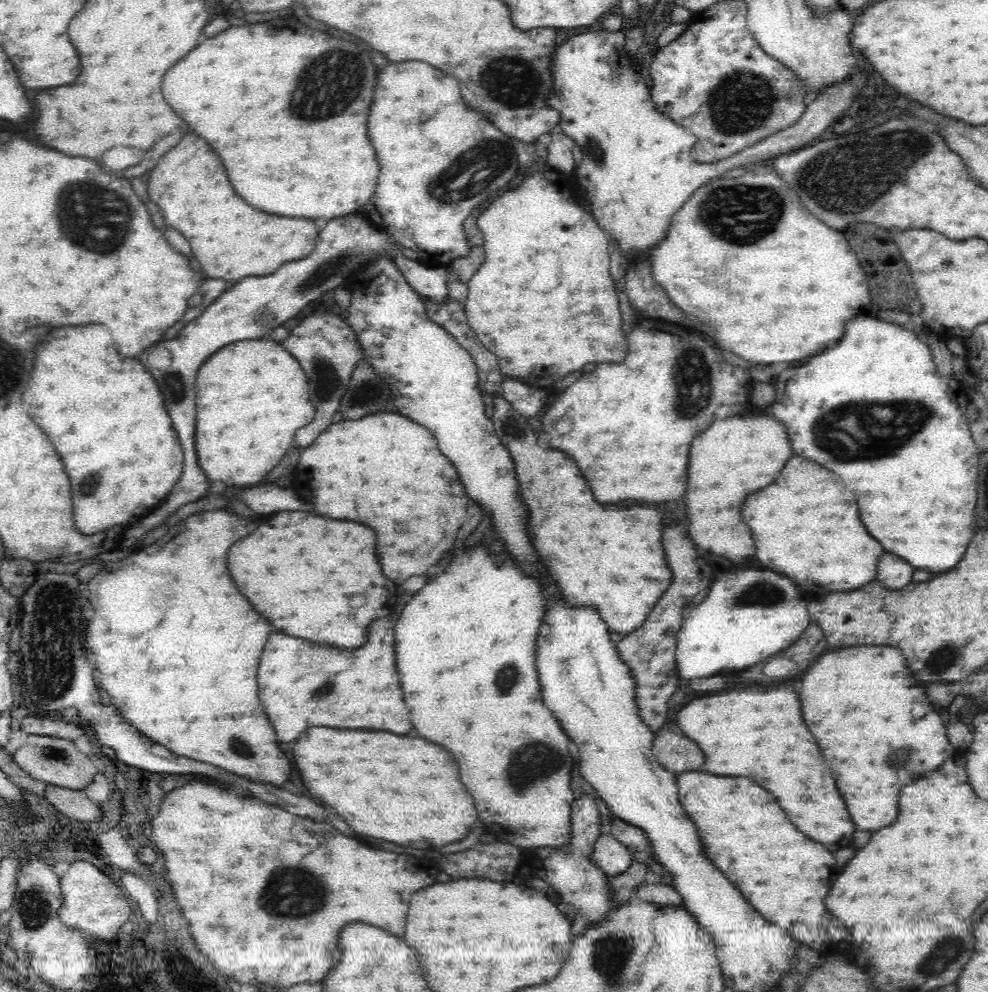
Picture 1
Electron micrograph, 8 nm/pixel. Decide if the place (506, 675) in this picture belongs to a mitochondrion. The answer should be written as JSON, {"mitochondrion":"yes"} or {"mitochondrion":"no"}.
{"mitochondrion":"yes"}

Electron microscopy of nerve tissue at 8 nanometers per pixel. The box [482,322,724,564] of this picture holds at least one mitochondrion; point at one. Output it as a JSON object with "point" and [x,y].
{"point":[692,374]}

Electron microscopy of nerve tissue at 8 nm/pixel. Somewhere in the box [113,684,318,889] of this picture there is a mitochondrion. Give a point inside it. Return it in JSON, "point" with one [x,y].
{"point":[237,741]}

